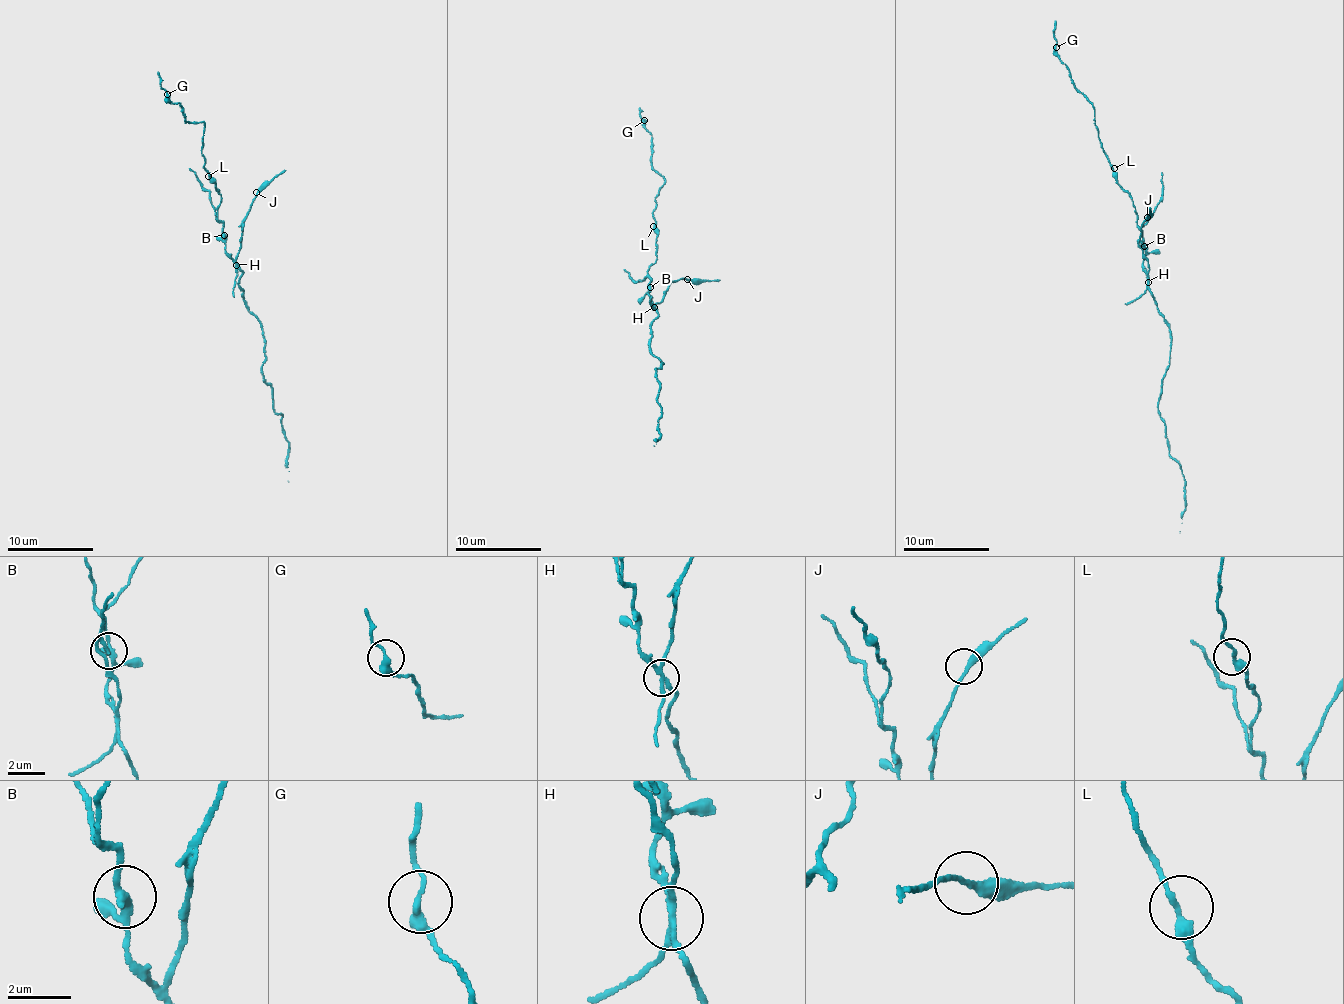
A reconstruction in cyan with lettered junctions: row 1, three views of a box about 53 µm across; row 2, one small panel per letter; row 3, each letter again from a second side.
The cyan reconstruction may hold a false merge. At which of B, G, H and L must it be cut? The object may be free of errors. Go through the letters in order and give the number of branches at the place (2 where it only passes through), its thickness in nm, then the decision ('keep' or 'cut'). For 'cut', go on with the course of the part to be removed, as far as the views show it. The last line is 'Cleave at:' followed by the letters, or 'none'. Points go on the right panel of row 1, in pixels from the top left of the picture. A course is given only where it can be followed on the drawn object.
B: 3 branches meet; 240 nm thick; keep
G: 2 branches meet; 280 nm thick; keep
H: 4 branches meet; 220 nm thick; cut; foreign part runs (1148, 282), (1147, 258), (1140, 236), (1141, 223), (1148, 218), (1150, 207)
L: 2 branches meet; 240 nm thick; keep
Cleave at: H

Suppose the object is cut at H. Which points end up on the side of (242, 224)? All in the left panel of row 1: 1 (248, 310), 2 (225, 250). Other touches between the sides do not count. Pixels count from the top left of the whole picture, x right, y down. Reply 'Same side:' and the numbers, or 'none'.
Same side: none

